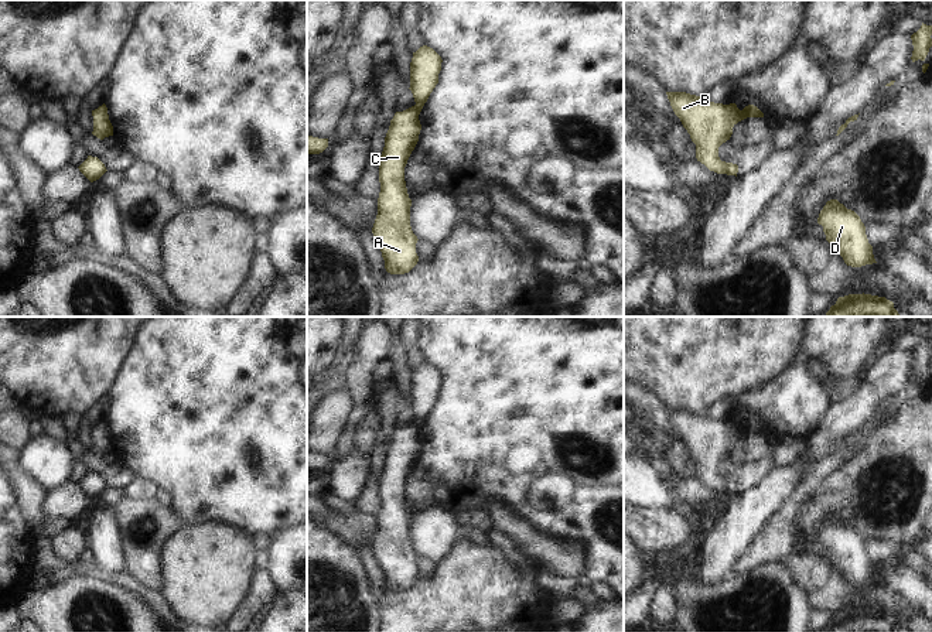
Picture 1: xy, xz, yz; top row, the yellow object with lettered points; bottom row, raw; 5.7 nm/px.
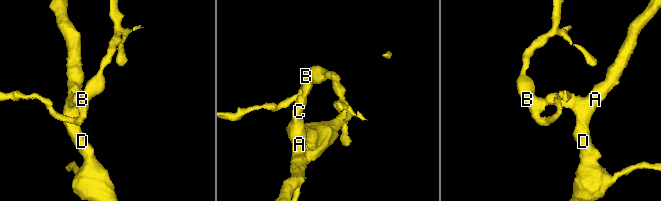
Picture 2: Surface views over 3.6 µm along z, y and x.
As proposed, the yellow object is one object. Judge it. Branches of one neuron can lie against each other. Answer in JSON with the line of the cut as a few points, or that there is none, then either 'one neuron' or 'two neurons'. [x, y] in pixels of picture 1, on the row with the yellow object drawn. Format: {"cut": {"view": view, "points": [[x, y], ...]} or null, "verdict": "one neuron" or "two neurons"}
{"cut": null, "verdict": "one neuron"}

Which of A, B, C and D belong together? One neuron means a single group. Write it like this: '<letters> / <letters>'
A B C D

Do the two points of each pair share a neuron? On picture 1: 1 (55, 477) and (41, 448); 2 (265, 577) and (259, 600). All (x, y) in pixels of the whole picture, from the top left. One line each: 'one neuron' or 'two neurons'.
1: one neuron
2: one neuron

